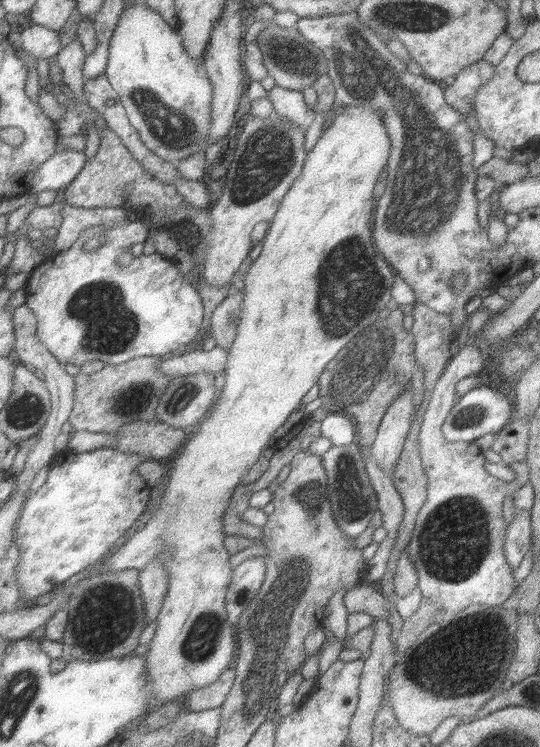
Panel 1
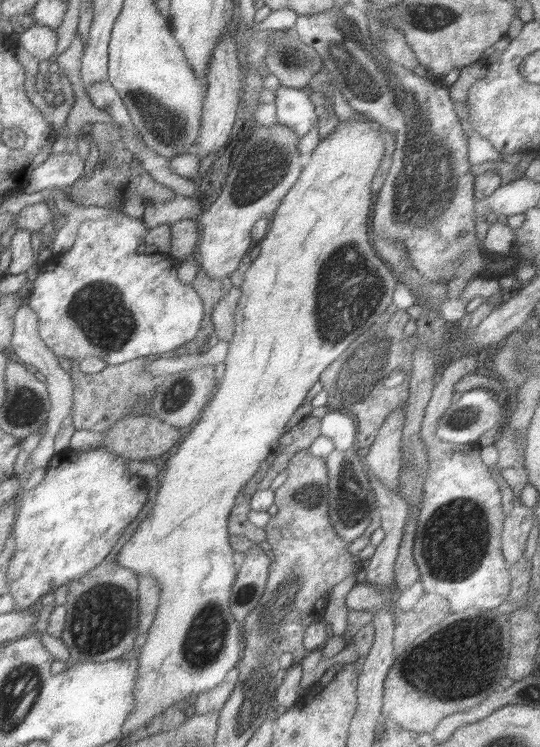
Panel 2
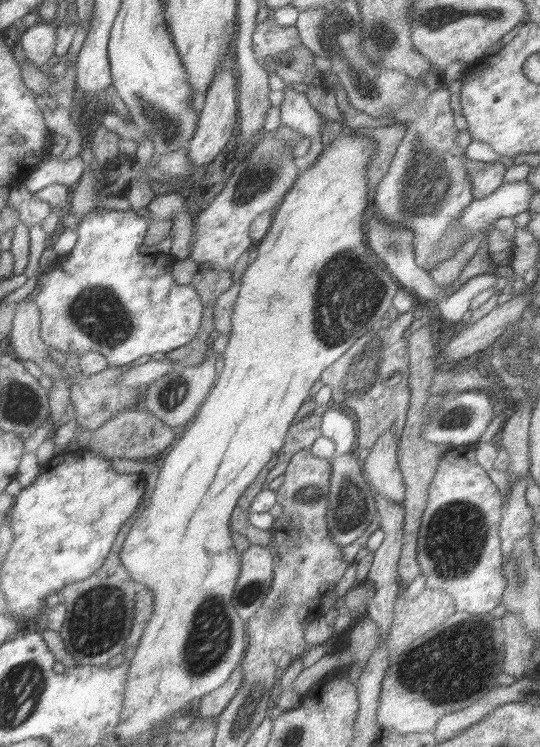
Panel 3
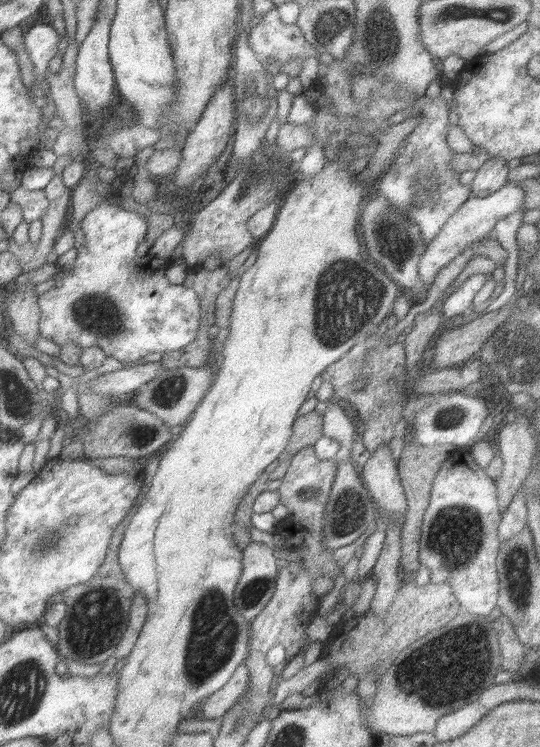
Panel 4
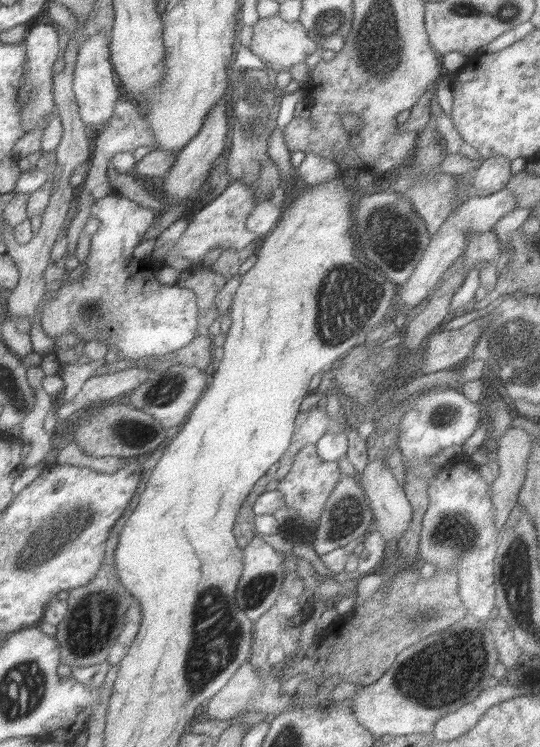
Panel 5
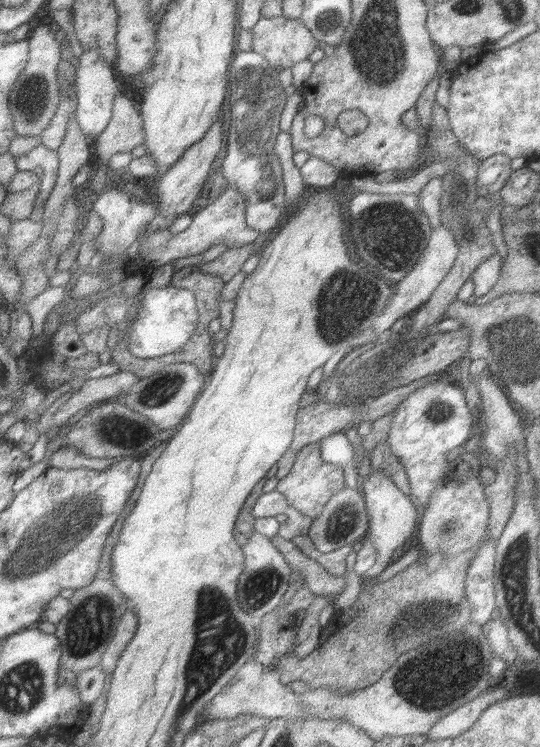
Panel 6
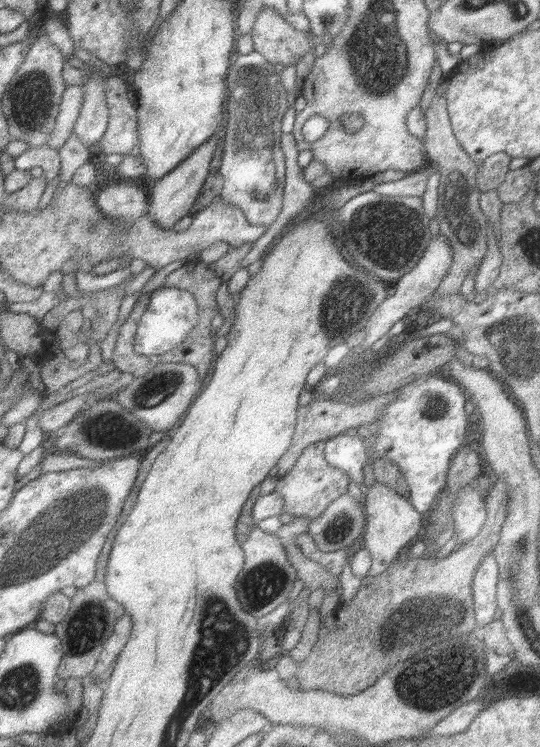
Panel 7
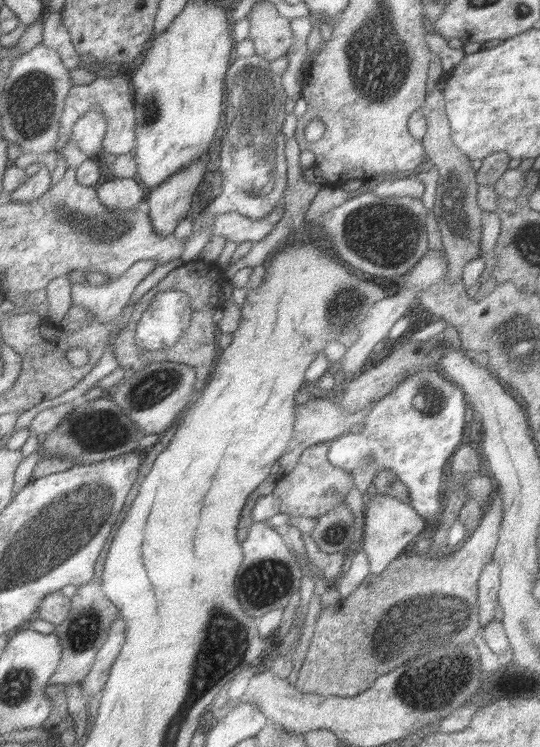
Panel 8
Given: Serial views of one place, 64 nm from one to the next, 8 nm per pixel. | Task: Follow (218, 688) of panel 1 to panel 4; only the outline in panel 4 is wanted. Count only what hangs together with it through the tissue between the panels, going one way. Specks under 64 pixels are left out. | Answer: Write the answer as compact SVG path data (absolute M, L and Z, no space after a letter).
M241 666L237 670L237 674L233 676L233 682L229 682L229 686L225 686L225 690L213 694L213 698L209 698L203 708L203 720L225 720L225 716L249 694L253 686L253 672L247 666Z

